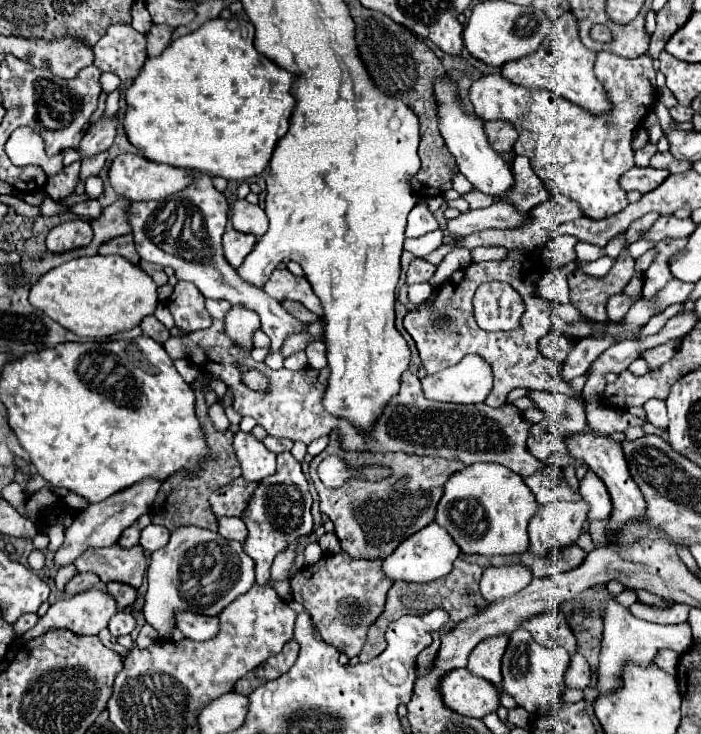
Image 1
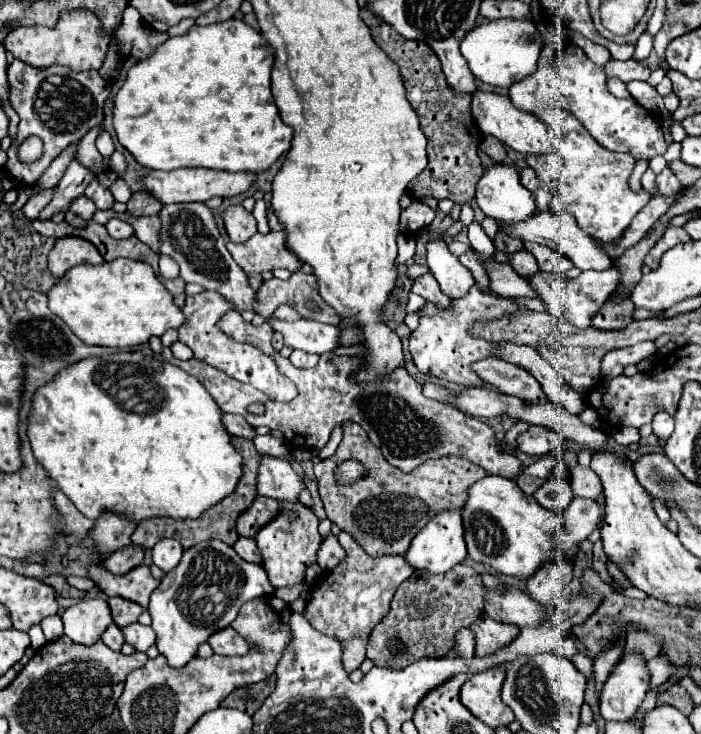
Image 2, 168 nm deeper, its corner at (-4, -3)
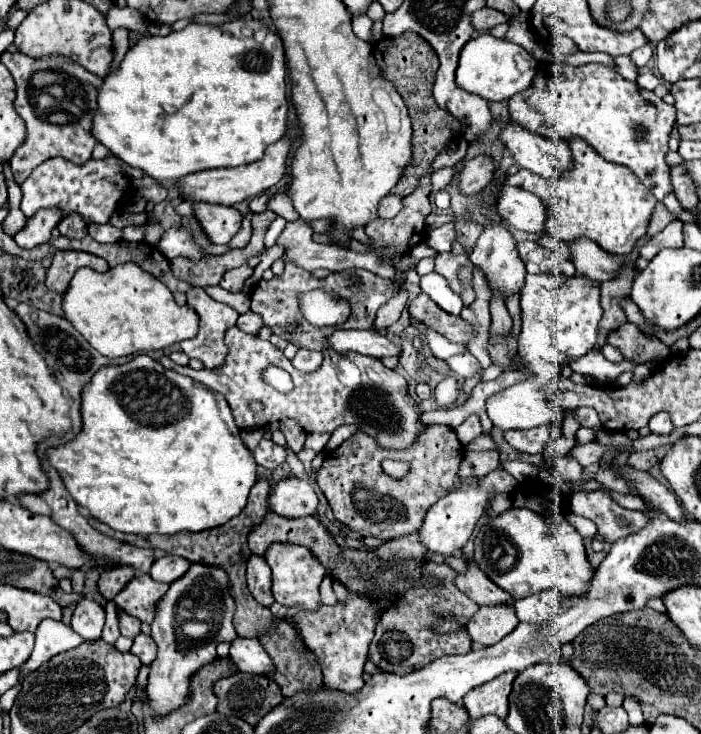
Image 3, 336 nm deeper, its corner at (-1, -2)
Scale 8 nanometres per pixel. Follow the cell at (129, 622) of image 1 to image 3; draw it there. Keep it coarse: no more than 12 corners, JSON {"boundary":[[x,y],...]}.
{"boundary":[[139,634],[133,652],[143,666],[153,664],[157,646],[151,636]]}

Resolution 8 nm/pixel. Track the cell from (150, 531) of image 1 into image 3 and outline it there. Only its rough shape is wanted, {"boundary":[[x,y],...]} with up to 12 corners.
{"boundary":[[161,556],[151,578],[163,584],[179,580],[191,566],[179,556]]}

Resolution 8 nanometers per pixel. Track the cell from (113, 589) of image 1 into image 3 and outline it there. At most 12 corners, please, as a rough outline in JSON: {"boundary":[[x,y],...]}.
{"boundary":[[119,610],[121,634],[125,638],[135,638],[141,632],[137,618],[131,618]]}

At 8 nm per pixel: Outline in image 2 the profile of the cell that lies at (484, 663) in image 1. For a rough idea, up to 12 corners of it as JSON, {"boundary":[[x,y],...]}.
{"boundary":[[486,615],[472,623],[476,657],[490,657],[520,633]]}

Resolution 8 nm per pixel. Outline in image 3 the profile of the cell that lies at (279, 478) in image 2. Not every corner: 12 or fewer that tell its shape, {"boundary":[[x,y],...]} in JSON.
{"boundary":[[301,478],[273,482],[269,506],[283,518],[311,516],[319,500]]}

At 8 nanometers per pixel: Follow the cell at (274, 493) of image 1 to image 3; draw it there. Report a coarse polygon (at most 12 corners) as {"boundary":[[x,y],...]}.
{"boundary":[[293,544],[265,554],[273,598],[287,608],[323,606],[325,568]]}

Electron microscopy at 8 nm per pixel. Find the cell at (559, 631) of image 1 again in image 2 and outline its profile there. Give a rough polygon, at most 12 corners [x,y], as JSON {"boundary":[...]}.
{"boundary":[[516,587],[488,591],[486,615],[520,629],[546,609]]}

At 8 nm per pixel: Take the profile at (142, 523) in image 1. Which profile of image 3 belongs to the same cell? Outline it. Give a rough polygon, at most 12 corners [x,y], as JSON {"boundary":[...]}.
{"boundary":[[131,566],[109,568],[99,578],[101,596],[111,602],[133,578]]}

